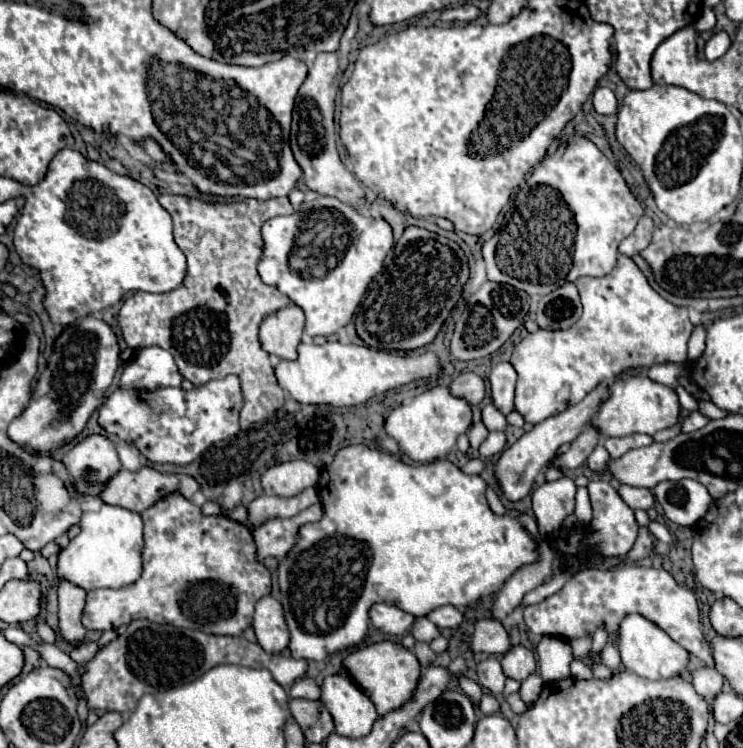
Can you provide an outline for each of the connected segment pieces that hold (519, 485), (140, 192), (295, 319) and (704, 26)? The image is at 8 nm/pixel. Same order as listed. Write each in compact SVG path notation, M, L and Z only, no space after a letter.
M606 385L596 387L580 403L576 403L576 405L568 407L566 411L562 411L562 413L558 413L554 417L548 417L542 423L534 425L534 429L530 433L524 433L514 445L510 445L510 447L506 447L502 451L500 459L496 461L494 475L496 475L496 481L498 481L500 489L502 489L502 495L508 501L520 501L522 497L526 497L530 493L536 475L552 461L560 445L572 443L580 435L580 429L594 417L594 413L598 411L598 407L606 399L606 395L608 395Z
M62 149L54 155L50 167L48 167L48 173L46 177L34 185L34 187L26 187L24 193L26 197L26 205L18 217L18 223L14 227L14 247L16 247L16 253L20 255L20 259L30 265L30 267L36 267L40 271L40 277L42 277L42 283L46 287L46 297L44 297L44 307L52 319L52 323L58 323L58 325L68 325L68 323L74 323L76 319L82 319L90 313L100 313L108 307L112 307L114 303L118 303L122 299L124 293L128 291L148 291L148 293L168 293L172 289L176 289L182 281L184 281L184 275L186 275L186 259L184 259L184 253L180 251L180 247L176 245L174 237L172 237L172 219L168 215L168 211L158 203L158 197L142 183L130 179L130 177L124 177L124 175L118 175L114 171L110 171L108 167L104 167L102 163L96 163L96 161L88 161L84 155L80 155L78 151L74 149Z
M288 305L266 317L260 325L260 345L278 359L296 359L296 349L304 331L304 313L296 305Z
M704 7L700 19L694 23L694 29L696 29L696 31L710 31L714 25L716 25L716 15L714 15L714 11L712 11L710 7Z

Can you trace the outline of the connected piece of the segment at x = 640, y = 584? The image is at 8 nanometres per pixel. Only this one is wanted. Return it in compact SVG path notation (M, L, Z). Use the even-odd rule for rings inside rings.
M624 565L610 571L582 569L580 573L570 577L558 593L538 605L526 607L524 621L534 635L548 635L564 641L576 637L592 637L598 627L604 627L612 637L612 643L616 645L618 627L622 619L630 613L638 613L650 619L662 631L666 631L678 645L682 645L690 655L702 659L708 667L714 667L710 645L700 629L698 603L694 593L688 587L678 585L664 569L646 569L638 565Z

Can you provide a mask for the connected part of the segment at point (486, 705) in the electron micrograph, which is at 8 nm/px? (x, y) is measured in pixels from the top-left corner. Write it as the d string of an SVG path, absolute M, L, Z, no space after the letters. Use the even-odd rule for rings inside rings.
M484 695L482 701L480 701L480 709L482 709L486 715L490 715L490 713L498 713L498 711L500 711L500 703L496 701L496 697L492 697L492 695Z

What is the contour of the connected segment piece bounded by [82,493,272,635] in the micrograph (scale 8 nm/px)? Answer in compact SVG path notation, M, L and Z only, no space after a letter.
M178 493L158 499L142 513L144 521L144 551L142 575L138 581L122 589L92 589L86 593L82 623L92 631L116 629L136 619L150 619L160 625L198 629L212 635L242 635L252 623L254 605L260 597L270 595L270 571L256 559L256 545L246 525L228 517L204 517L196 505Z

